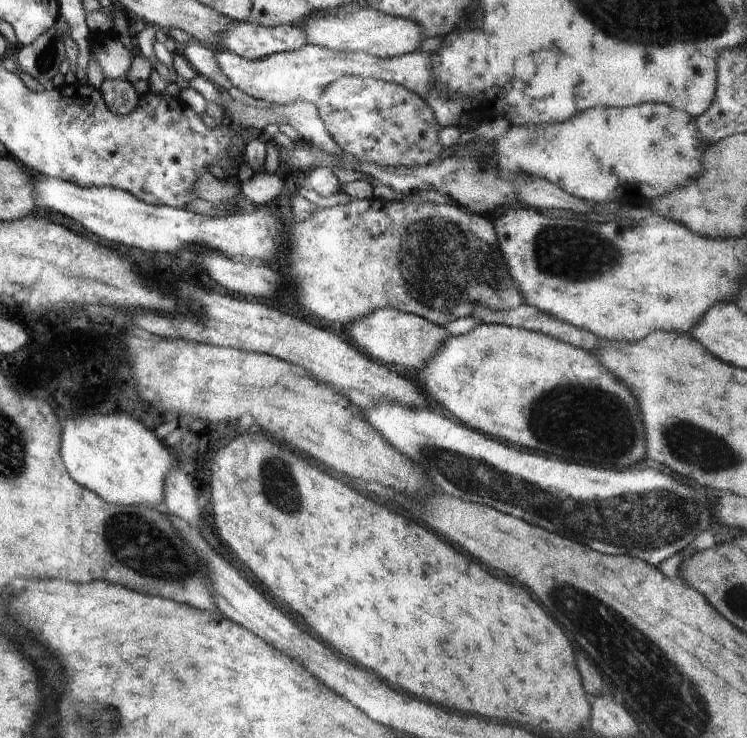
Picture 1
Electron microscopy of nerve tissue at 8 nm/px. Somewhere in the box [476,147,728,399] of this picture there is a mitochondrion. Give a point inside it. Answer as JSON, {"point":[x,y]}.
{"point":[571,253]}

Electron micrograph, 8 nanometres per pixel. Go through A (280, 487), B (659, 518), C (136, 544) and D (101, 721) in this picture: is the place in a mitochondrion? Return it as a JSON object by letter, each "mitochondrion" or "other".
{"A":"mitochondrion","B":"mitochondrion","C":"mitochondrion","D":"mitochondrion"}

